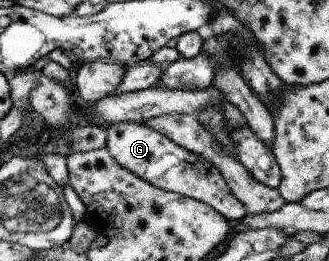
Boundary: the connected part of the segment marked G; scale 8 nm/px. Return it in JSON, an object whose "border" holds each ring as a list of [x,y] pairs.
{"border":[[[142,122],[118,123],[106,126],[106,130],[108,135],[105,147],[109,154],[115,158],[117,164],[127,168],[145,182],[167,192],[200,200],[212,206],[229,221],[242,220],[247,215],[245,206],[237,200],[221,172],[211,162],[175,144],[167,136],[159,134],[157,130],[149,128]]]}

